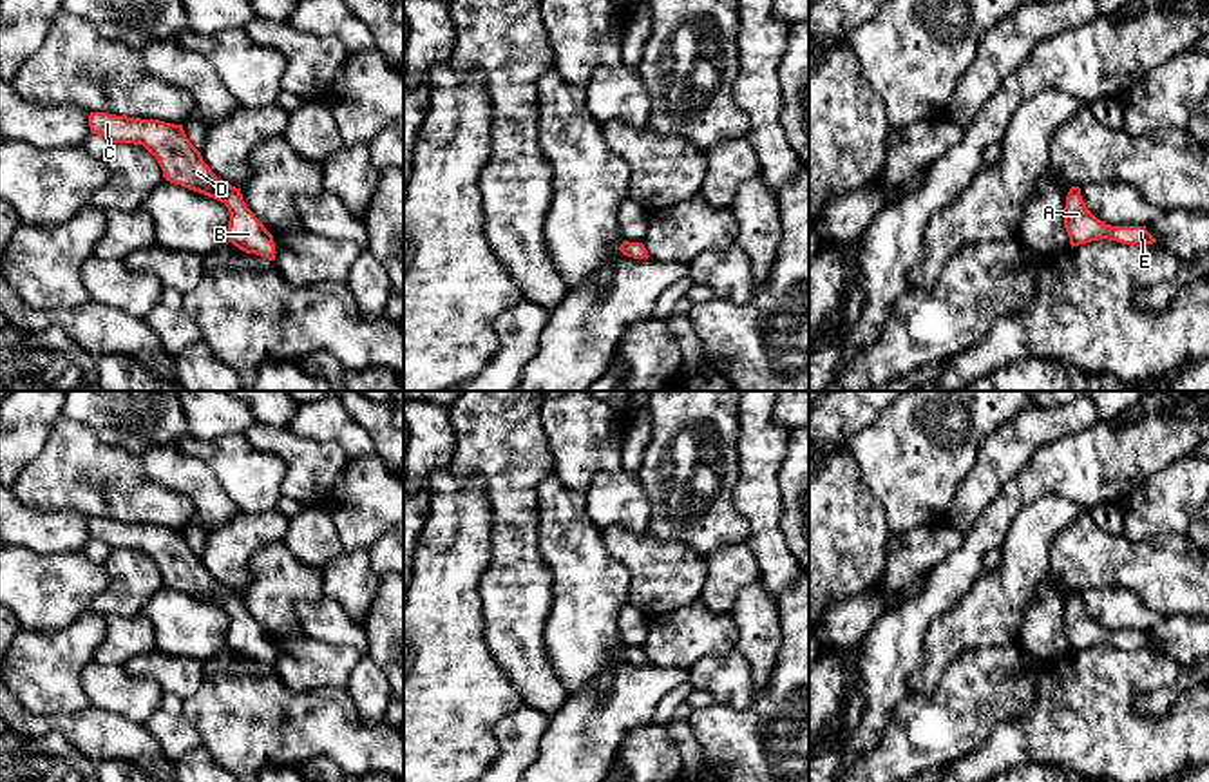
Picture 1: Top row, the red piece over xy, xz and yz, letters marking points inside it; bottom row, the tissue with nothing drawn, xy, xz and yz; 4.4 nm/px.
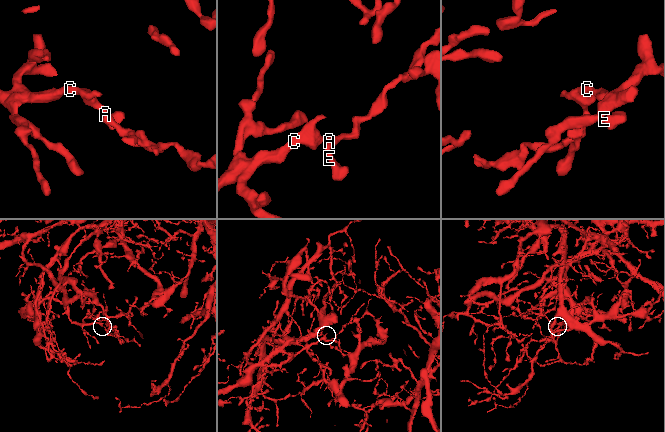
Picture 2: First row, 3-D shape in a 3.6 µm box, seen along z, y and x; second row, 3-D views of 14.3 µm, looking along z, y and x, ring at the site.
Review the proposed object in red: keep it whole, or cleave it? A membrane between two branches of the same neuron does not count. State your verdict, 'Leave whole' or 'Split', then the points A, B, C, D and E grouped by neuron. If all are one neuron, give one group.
Leave whole. Groups: A B C D E

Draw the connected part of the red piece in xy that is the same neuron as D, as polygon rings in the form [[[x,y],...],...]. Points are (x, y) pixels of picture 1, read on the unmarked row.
[[[90,518],[89,532],[112,548],[143,550],[159,568],[163,583],[174,590],[221,606],[230,619],[226,646],[246,659],[275,666],[273,641],[243,606],[241,594],[219,585],[186,543],[183,530],[159,525]]]

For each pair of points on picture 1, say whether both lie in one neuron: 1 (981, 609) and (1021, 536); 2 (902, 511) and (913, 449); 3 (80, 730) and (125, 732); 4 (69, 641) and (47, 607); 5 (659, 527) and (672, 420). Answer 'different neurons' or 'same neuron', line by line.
1: same neuron
2: same neuron
3: same neuron
4: different neurons
5: same neuron

